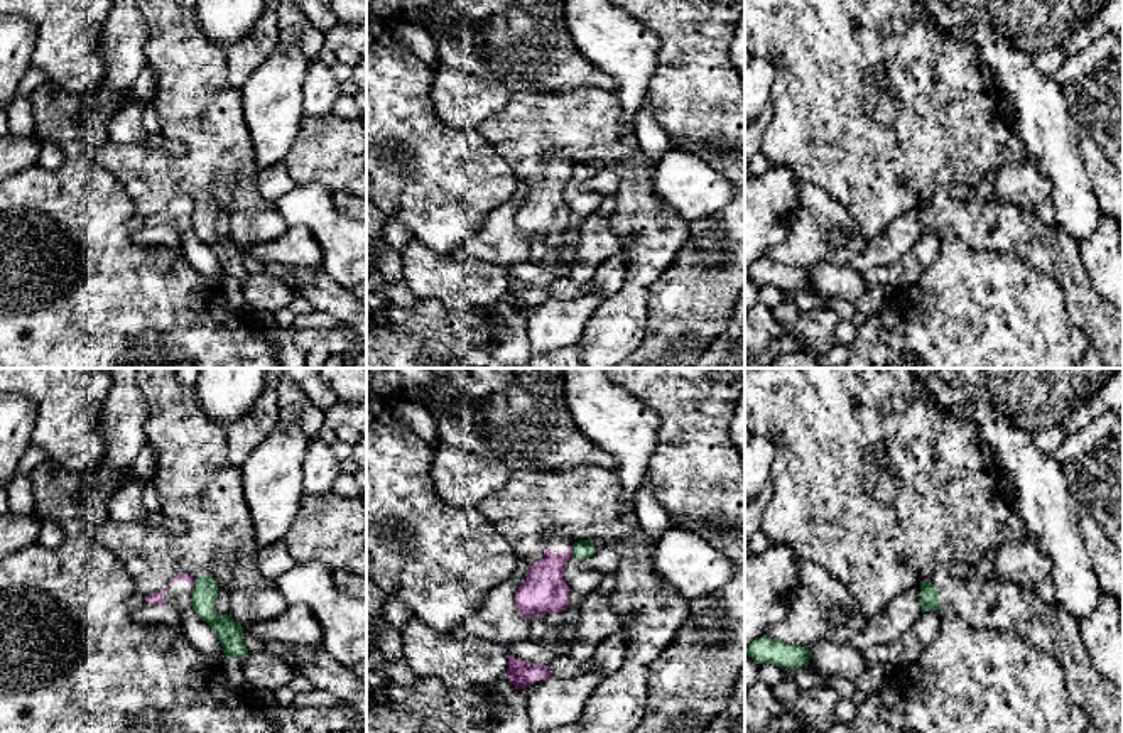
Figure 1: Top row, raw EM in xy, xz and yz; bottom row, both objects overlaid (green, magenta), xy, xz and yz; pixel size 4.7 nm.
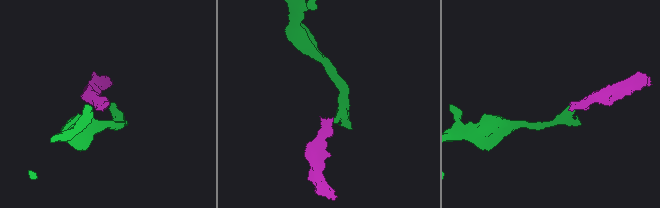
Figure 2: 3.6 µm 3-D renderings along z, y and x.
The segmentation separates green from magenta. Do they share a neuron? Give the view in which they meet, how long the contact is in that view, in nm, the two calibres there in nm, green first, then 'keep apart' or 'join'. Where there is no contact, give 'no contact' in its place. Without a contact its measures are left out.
contact in xz; length 60 nm; calibres 90 and 220 nm; keep apart

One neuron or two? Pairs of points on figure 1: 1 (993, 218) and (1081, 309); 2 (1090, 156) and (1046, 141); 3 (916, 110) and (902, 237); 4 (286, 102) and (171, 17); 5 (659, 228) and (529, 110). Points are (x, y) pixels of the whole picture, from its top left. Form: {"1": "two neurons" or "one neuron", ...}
{"1": "one neuron", "2": "two neurons", "3": "two neurons", "4": "two neurons", "5": "one neuron"}

